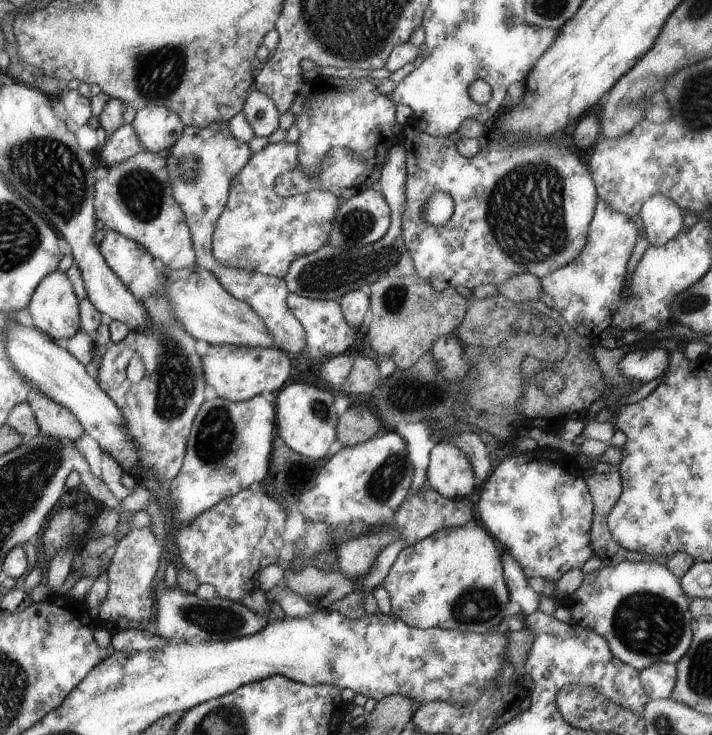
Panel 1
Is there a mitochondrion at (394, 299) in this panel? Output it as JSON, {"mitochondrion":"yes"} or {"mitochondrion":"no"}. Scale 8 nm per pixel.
{"mitochondrion":"yes"}

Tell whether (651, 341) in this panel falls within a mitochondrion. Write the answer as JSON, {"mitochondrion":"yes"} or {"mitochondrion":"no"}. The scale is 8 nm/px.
{"mitochondrion":"no"}

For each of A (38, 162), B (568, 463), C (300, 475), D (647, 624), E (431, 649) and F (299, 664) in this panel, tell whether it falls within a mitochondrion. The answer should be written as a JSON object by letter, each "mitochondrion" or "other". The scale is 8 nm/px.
{"A":"mitochondrion","B":"other","C":"other","D":"mitochondrion","E":"mitochondrion","F":"other"}

